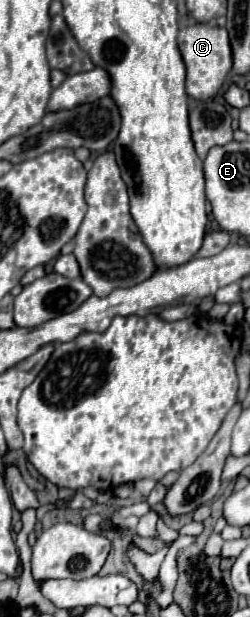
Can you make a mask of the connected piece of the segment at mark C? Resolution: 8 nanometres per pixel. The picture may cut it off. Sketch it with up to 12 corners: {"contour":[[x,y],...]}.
{"contour":[[180,29],[186,93],[216,97],[232,71],[226,29]]}

